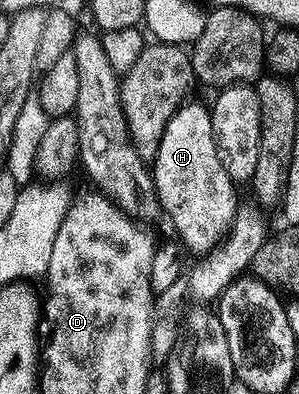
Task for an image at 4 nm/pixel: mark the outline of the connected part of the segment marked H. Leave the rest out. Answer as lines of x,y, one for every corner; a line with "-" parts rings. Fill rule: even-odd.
183,102
176,110
176,114
172,114
168,126
164,126
164,138
160,138
160,150
152,162
152,175
165,219
168,218
174,223
174,228
178,231
177,237
191,253
194,251
205,254
217,248
229,232
240,197
234,193
235,181
228,178
218,157
218,143
212,130
209,107
205,103
203,105
190,103

